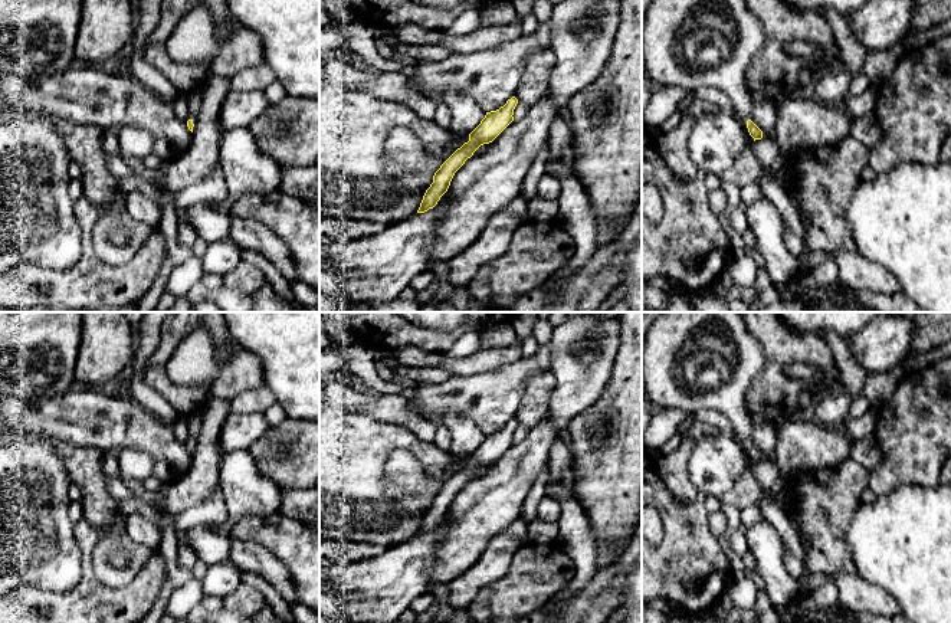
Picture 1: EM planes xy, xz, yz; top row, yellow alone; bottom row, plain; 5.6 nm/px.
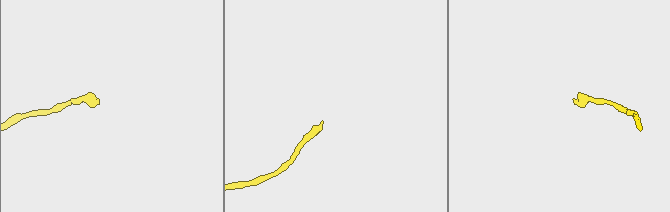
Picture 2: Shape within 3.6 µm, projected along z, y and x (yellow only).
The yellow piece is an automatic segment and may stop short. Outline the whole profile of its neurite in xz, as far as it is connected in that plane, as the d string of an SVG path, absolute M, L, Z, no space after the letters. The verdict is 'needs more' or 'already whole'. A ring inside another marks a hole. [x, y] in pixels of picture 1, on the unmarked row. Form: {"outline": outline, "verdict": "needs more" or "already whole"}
{"outline": "M512 419L504 429L486 435L481 446L469 456L469 463L458 470L434 495L433 505L426 512L417 535L433 531L440 519L447 514L455 495L468 481L483 466L492 465L512 443L518 422Z", "verdict": "already whole"}

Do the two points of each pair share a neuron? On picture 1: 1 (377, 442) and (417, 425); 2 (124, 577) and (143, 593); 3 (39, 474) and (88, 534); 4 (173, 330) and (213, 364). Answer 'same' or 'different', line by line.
1: different
2: different
3: different
4: different

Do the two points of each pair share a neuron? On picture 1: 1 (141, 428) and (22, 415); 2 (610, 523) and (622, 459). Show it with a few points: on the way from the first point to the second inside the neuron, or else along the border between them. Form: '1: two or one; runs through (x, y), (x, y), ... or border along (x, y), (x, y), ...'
1: one; runs through (111, 423), (52, 415)
2: one; runs through (613, 507), (615, 485), (622, 475)

